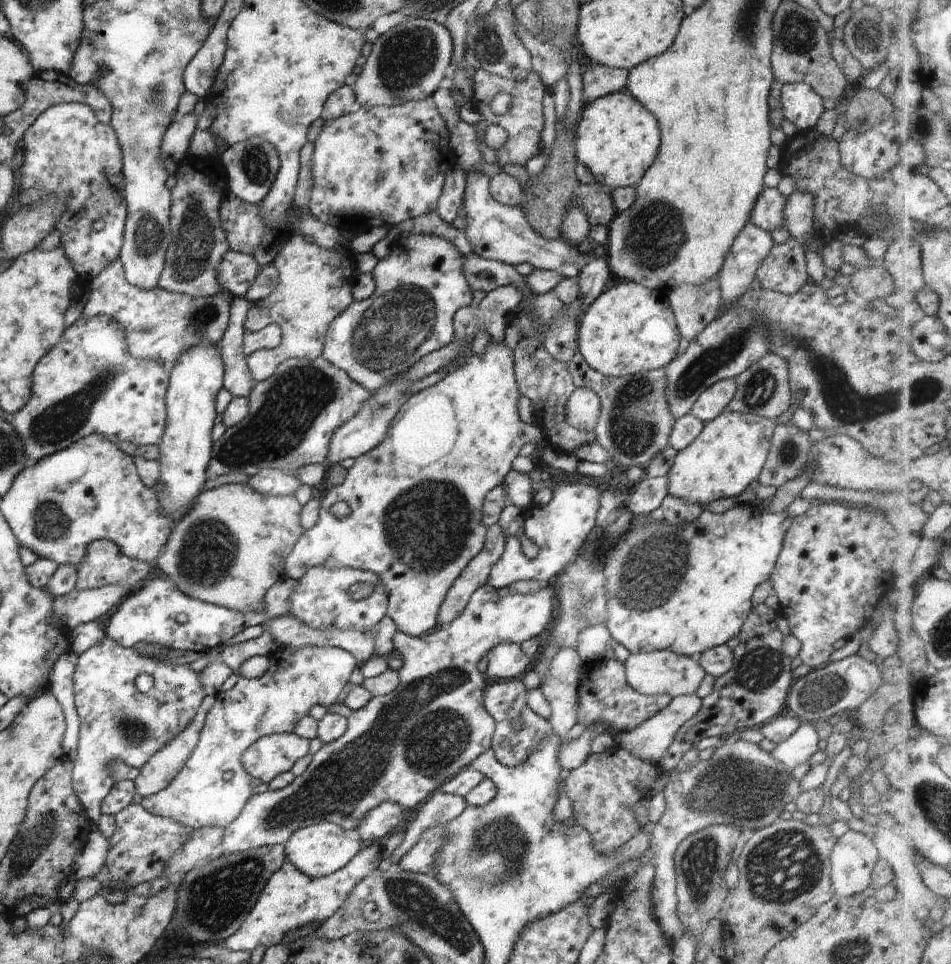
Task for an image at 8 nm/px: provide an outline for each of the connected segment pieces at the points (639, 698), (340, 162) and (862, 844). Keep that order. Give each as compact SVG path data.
M607 659L598 665L583 666L578 685L577 722L588 727L592 723L609 724L613 733L632 730L670 704L673 698L668 695L646 696L630 688L623 663Z
M428 97L422 100L408 101L401 105L394 105L391 107L361 106L353 113L345 114L344 116L331 121L326 121L318 139L313 143L312 162L314 184L308 212L317 219L320 219L320 222L333 226L339 230L355 230L357 233L363 233L374 227L393 227L401 222L434 212L437 207L437 200L442 194L441 190L445 183L446 173L455 167L457 158L449 143L448 124L440 116L432 97Z
M848 830L832 849L831 885L838 897L860 894L871 886L874 865L880 858L876 842L861 831Z

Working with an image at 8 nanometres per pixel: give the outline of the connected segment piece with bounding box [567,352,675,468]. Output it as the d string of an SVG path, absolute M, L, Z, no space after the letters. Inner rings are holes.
M577 352L567 366L574 388L594 391L601 400L601 413L595 426L595 440L600 443L615 462L632 466L647 464L666 447L675 418L668 408L665 395L666 377L664 369L607 377L588 366L584 357Z

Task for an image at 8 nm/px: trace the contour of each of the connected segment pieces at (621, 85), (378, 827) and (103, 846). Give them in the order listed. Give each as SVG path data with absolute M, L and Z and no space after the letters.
M604 65L583 70L583 98L587 103L609 94L625 90L629 71L613 69Z
M383 802L373 808L357 826L356 836L359 839L372 842L382 836L389 836L396 828L406 822L408 816L404 806Z
M98 829L93 830L82 850L75 854L72 880L77 882L80 879L95 878L98 871L103 869L108 849L108 840Z

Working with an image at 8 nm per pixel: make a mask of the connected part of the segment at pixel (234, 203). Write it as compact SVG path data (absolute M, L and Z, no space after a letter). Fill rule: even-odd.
M228 192L220 203L219 216L229 248L251 255L267 231L266 222L259 214L259 205L242 202Z

